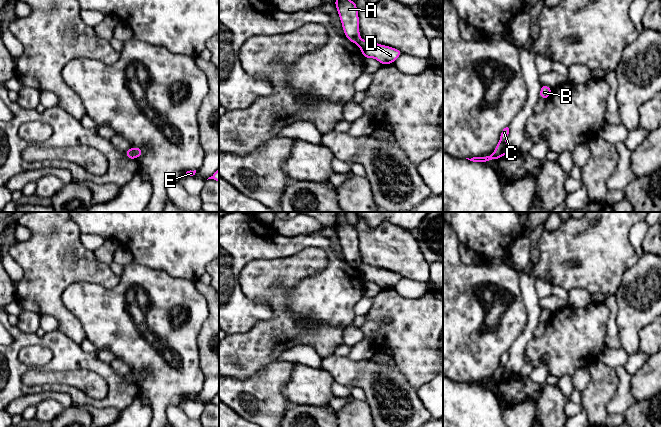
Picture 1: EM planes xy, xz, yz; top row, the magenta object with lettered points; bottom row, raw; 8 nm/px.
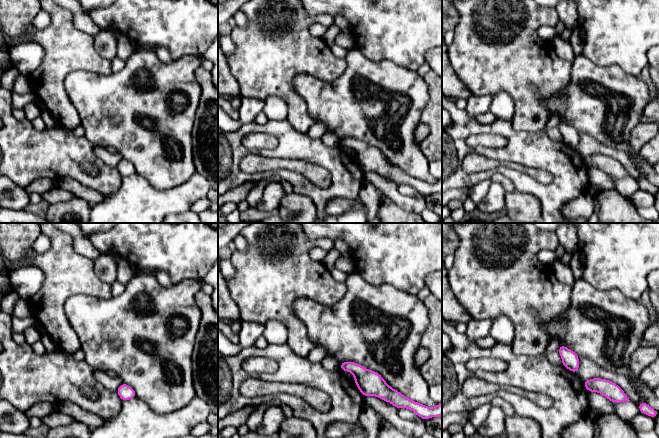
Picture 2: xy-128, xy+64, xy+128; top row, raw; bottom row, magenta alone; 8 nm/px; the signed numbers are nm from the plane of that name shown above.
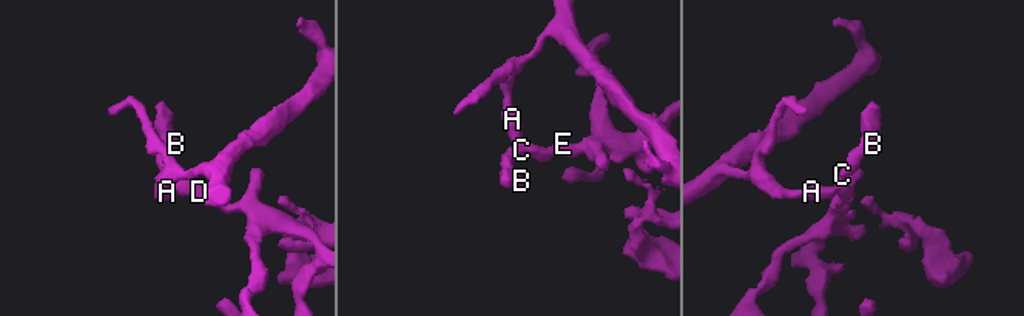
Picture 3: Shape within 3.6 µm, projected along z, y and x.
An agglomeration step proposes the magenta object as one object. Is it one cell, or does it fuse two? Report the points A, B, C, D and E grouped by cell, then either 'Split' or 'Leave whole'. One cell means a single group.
Groups: A / B C D E. Split

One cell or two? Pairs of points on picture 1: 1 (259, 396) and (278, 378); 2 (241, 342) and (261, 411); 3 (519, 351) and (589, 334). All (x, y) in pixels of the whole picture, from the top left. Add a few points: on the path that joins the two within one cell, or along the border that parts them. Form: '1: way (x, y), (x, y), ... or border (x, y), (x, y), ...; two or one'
1: way (264, 391), (273, 382); one
2: border (270, 362), (261, 370), (248, 377), (229, 377); two
3: border (533, 336), (528, 342), (524, 353); two

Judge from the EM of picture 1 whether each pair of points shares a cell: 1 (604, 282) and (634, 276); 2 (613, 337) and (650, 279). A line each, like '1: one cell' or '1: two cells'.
1: two cells
2: two cells

